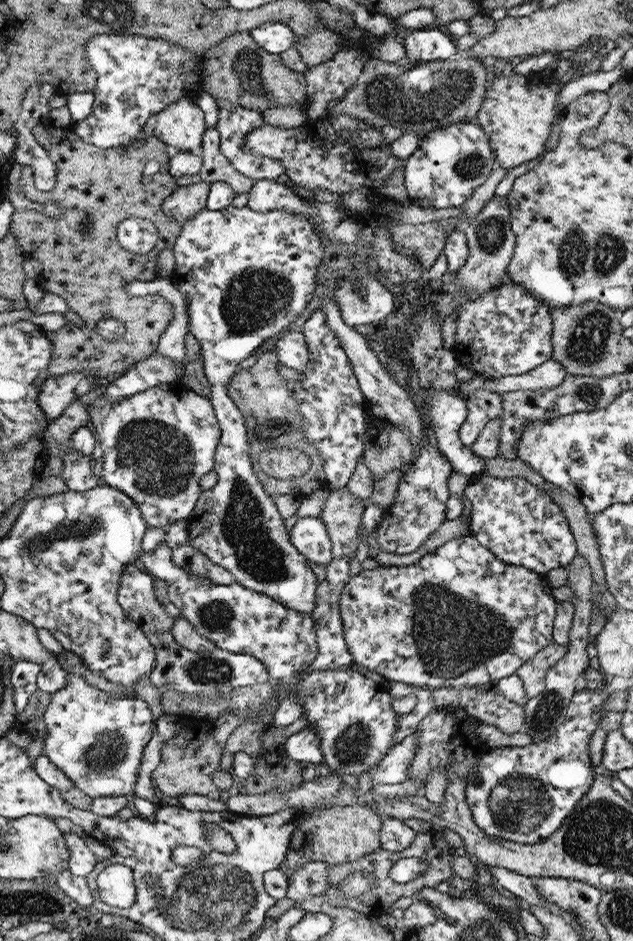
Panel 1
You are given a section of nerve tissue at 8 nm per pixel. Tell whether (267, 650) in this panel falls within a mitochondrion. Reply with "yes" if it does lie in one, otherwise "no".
no

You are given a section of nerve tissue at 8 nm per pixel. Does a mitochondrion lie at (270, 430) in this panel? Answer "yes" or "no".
yes

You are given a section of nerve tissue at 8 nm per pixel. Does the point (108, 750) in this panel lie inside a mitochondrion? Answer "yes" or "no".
yes

